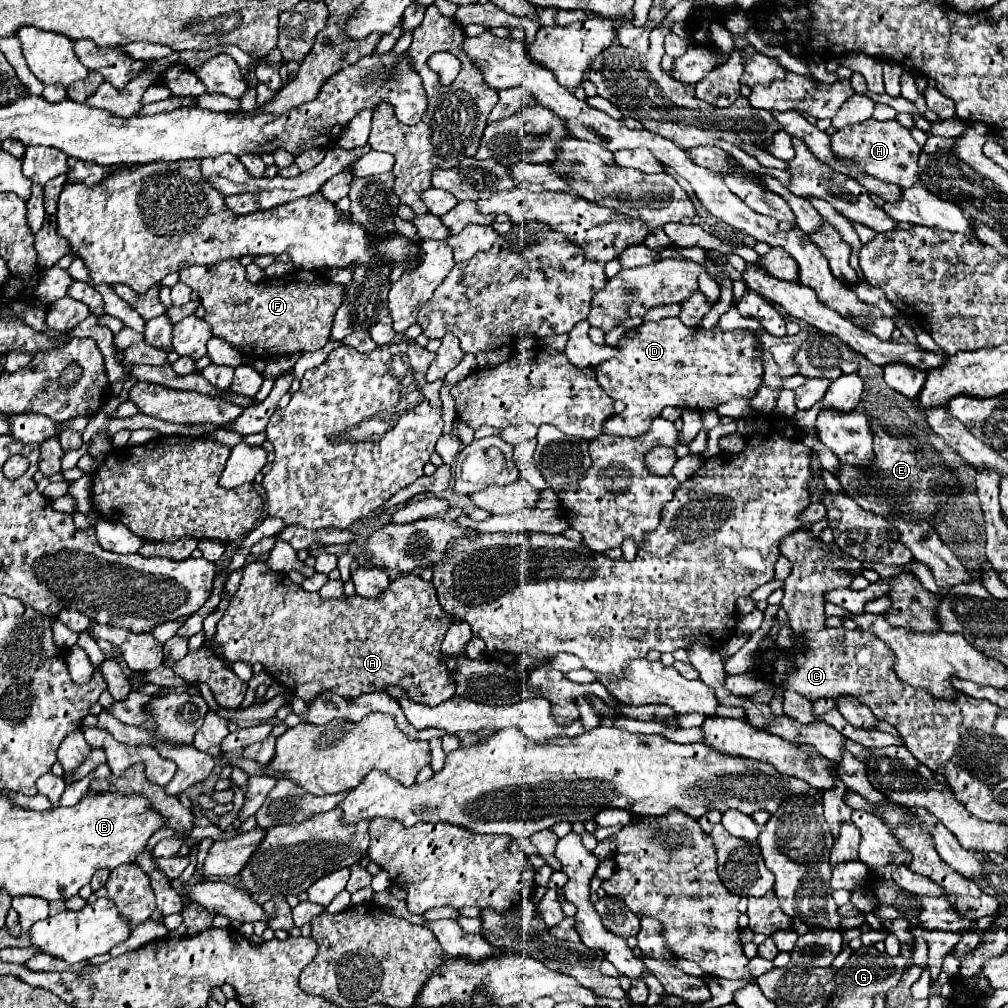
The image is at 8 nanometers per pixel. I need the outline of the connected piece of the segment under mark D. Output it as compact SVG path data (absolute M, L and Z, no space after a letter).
M668 317L656 323L642 323L640 327L636 327L636 333L632 337L624 335L616 347L618 353L612 359L594 367L596 379L605 393L613 400L626 401L624 413L614 415L604 425L604 433L642 437L644 433L648 433L650 423L660 417L662 409L668 405L696 411L714 411L718 405L730 399L752 399L762 385L762 347L752 331L722 331L718 325L710 331L690 329L684 327L678 317Z

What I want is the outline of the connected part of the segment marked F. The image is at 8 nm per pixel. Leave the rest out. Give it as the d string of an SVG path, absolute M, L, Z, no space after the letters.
M228 259L220 265L186 267L178 275L182 283L198 293L206 309L204 319L212 325L214 337L234 345L248 359L322 349L330 341L334 315L344 297L344 285L332 283L318 271L296 269L276 281L250 283L238 259Z

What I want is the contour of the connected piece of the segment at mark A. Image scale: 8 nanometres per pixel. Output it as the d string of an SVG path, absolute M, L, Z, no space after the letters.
M262 561L248 563L242 571L244 575L240 589L222 615L214 637L214 643L222 647L228 661L244 661L248 665L262 663L274 679L284 681L284 685L306 703L322 691L332 691L336 695L354 699L362 693L384 691L388 685L400 685L412 699L432 707L454 697L456 685L440 659L440 645L450 625L460 623L462 619L452 615L448 617L448 613L440 607L436 589L430 581L408 573L390 581L388 589L372 599L360 595L322 599L318 593L308 593L300 585L292 583L288 575L274 573Z

